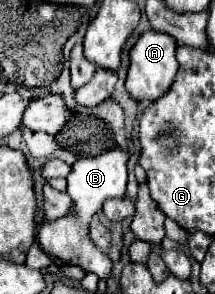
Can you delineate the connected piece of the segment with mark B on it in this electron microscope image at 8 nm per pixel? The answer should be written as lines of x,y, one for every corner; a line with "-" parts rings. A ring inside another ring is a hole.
112,148
100,156
94,158
78,158
72,164
72,170
68,174
68,188
66,194
72,198
70,214
66,214
60,220
46,220
38,232
36,240
38,244
54,258
80,266
84,270
92,270
98,274
98,278
108,278
112,272
112,262
106,258
90,240
90,220
92,216
102,208
102,202
108,198
122,198
126,194
126,162
128,152
120,148

